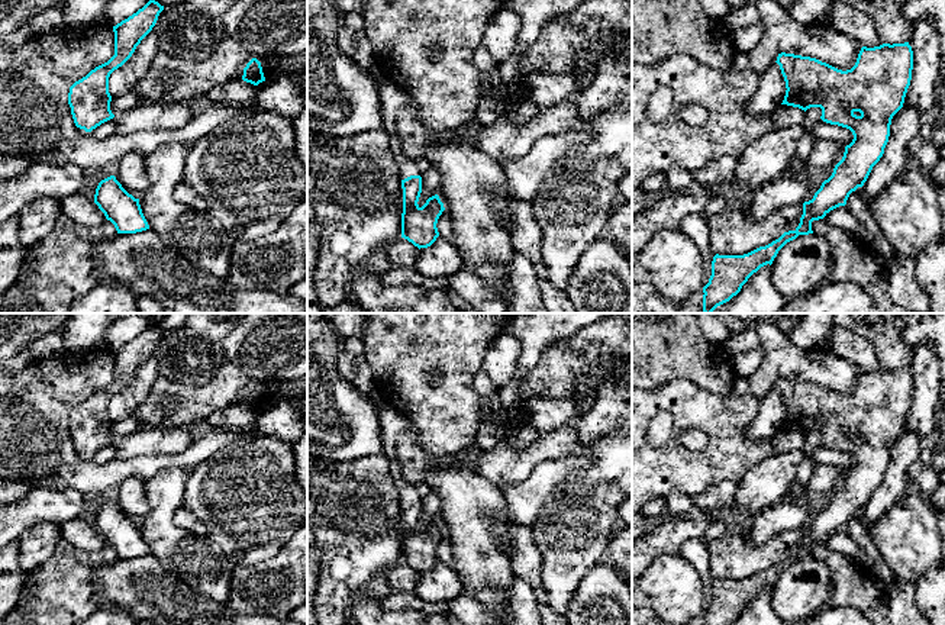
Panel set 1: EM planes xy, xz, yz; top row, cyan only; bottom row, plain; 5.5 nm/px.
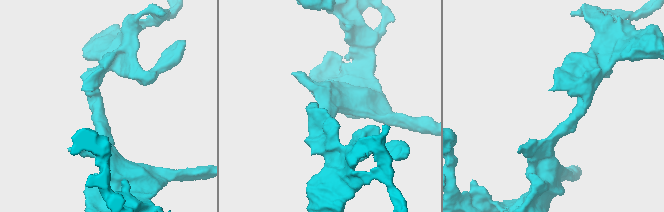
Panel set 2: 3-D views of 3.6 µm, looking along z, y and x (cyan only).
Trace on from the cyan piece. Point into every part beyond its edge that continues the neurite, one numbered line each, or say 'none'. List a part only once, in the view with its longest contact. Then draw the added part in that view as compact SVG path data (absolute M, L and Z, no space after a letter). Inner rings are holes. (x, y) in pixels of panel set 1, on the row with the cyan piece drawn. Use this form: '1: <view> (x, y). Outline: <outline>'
1: xz (393, 97). Outline: M386 77L378 81L380 84L380 99L381 99L381 117L383 117L383 131L388 135L388 146L394 155L394 160L399 165L400 180L404 180L410 175L423 175L417 167L416 160L412 160L403 152L399 135L397 135L397 113L403 107L413 107L417 115L420 112L416 100L404 91L400 86L387 80Z

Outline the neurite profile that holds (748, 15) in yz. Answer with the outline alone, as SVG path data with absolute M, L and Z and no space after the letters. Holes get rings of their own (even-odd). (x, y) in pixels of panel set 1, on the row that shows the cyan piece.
M749 3L749 4L741 6L738 9L730 9L730 12L725 17L725 22L733 30L736 30L736 29L742 29L746 26L761 23L761 15L759 15L755 3Z

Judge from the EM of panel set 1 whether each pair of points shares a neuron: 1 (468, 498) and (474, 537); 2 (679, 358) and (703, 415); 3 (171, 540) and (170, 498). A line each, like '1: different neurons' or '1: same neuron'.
1: same neuron
2: different neurons
3: same neuron

